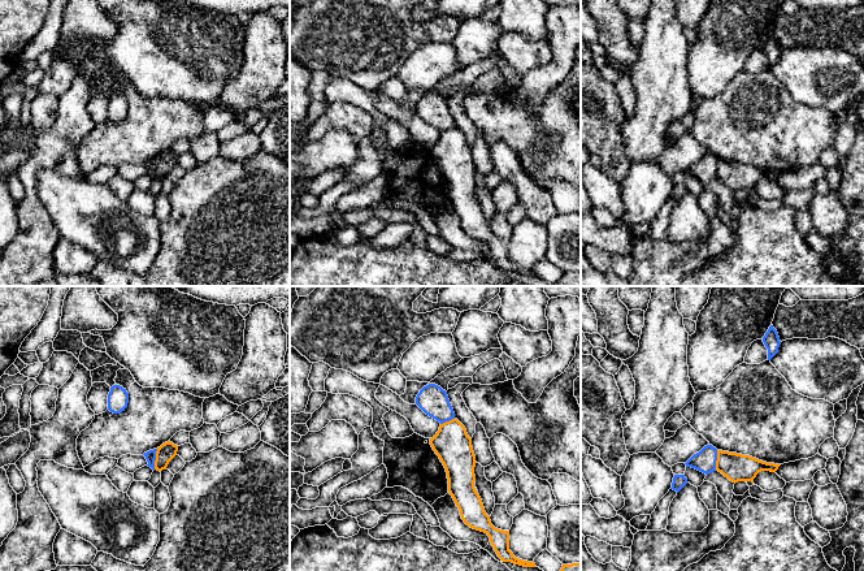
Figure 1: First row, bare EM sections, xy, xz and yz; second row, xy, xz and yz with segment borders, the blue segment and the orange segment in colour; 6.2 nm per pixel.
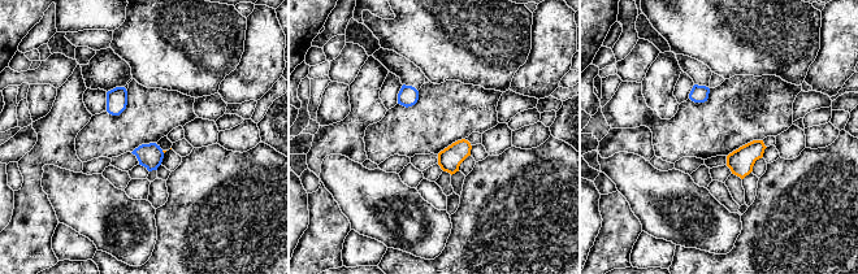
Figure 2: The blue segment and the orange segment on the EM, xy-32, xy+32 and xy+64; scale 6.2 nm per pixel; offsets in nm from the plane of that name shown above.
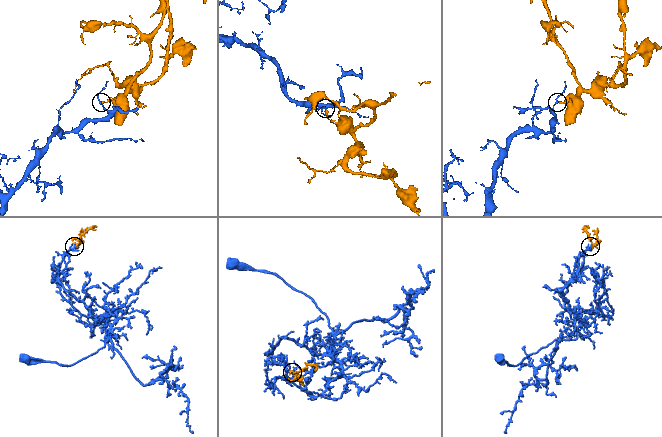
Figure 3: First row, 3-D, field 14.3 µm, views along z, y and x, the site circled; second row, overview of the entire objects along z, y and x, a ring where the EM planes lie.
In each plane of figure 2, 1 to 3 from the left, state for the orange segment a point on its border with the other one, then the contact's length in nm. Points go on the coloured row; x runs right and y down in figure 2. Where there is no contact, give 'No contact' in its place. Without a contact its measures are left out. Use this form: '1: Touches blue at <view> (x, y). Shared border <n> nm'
1: No contact
2: No contact
3: No contact

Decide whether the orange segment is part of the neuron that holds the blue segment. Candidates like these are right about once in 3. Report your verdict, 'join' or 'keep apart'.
keep apart

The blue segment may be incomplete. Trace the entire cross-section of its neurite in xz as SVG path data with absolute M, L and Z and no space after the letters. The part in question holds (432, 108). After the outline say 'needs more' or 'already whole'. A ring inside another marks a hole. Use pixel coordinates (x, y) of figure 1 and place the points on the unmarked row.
M429 92L420 99L416 113L440 133L455 127L447 100L435 92Z | already whole

